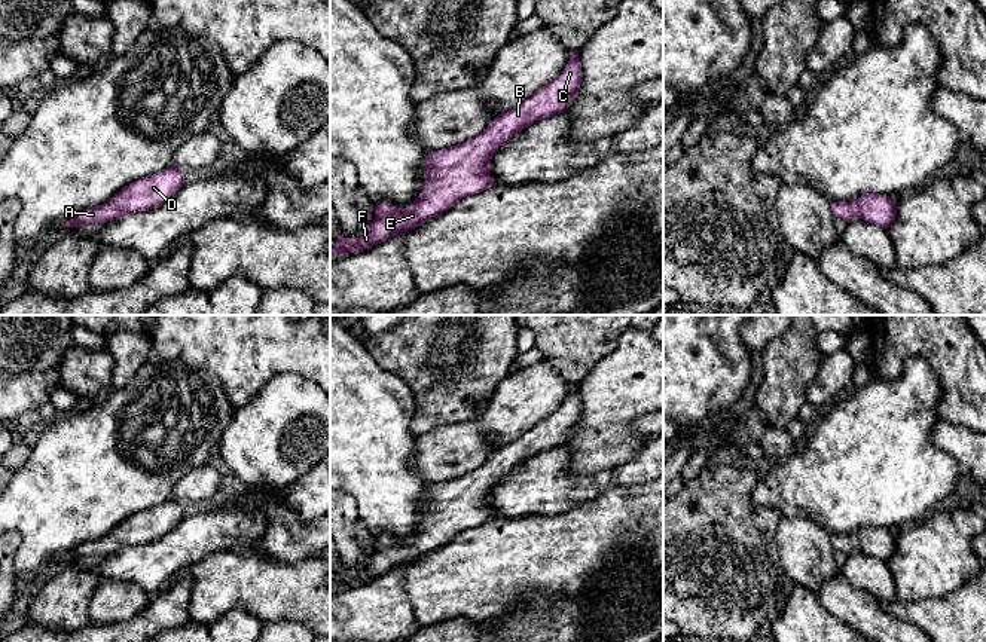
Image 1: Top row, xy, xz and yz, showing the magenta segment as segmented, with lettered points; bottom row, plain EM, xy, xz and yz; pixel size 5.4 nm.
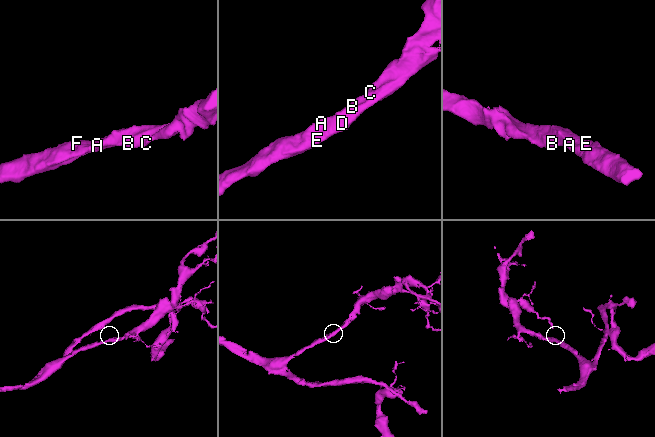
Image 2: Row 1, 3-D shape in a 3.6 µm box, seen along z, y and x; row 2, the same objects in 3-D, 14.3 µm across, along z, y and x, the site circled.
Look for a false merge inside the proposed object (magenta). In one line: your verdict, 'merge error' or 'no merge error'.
no merge error

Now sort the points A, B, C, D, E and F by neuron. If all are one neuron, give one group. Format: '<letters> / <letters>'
A B C D E F

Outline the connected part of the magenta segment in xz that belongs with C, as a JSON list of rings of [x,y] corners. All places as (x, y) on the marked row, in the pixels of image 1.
[[[573,51],[556,79],[515,108],[498,114],[483,132],[463,144],[430,152],[425,156],[424,192],[406,208],[376,204],[376,215],[364,232],[354,239],[338,236],[330,245],[330,256],[338,257],[381,244],[440,215],[463,198],[495,186],[489,171],[498,149],[534,122],[564,113],[577,98],[580,83],[581,65],[577,51]]]

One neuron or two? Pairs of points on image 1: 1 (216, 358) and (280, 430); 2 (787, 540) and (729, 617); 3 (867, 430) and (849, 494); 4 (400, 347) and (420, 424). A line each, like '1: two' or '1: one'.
1: two
2: two
3: one
4: one

